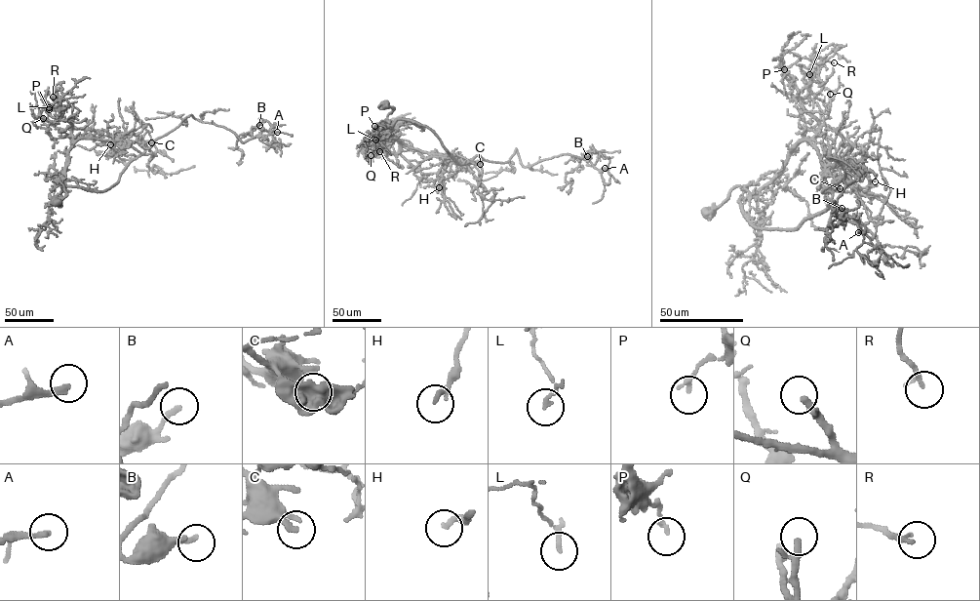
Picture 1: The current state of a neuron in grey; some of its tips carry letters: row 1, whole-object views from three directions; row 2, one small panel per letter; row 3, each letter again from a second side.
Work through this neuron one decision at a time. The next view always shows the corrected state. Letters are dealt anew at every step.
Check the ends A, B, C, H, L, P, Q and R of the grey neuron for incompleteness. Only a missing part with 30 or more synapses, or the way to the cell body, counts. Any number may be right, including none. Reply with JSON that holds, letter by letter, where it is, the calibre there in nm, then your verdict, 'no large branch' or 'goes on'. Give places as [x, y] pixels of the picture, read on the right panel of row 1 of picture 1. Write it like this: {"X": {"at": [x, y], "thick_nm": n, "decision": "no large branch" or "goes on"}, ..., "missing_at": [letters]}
{"A": {"at": [858, 232], "thick_nm": 200, "decision": "goes on"}, "B": {"at": [842, 208], "thick_nm": 200, "decision": "no large branch"}, "C": {"at": [840, 188], "thick_nm": 240, "decision": "no large branch"}, "H": {"at": [875, 181], "thick_nm": 200, "decision": "no large branch"}, "L": {"at": [809, 74], "thick_nm": 150, "decision": "no large branch"}, "P": {"at": [784, 69], "thick_nm": 160, "decision": "no large branch"}, "Q": {"at": [830, 94], "thick_nm": 190, "decision": "goes on"}, "R": {"at": [834, 62], "thick_nm": 180, "decision": "goes on"}, "missing_at": ["A", "Q", "R"]}

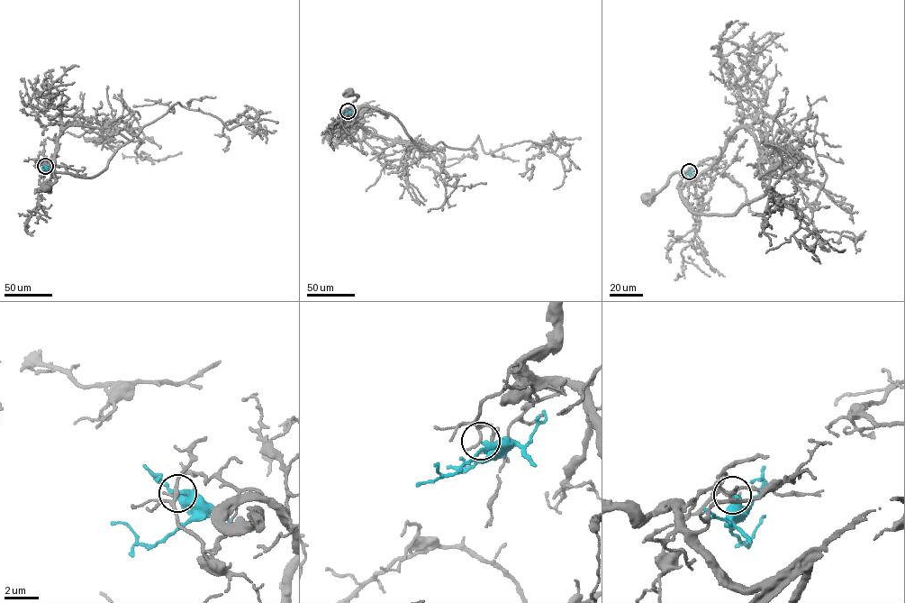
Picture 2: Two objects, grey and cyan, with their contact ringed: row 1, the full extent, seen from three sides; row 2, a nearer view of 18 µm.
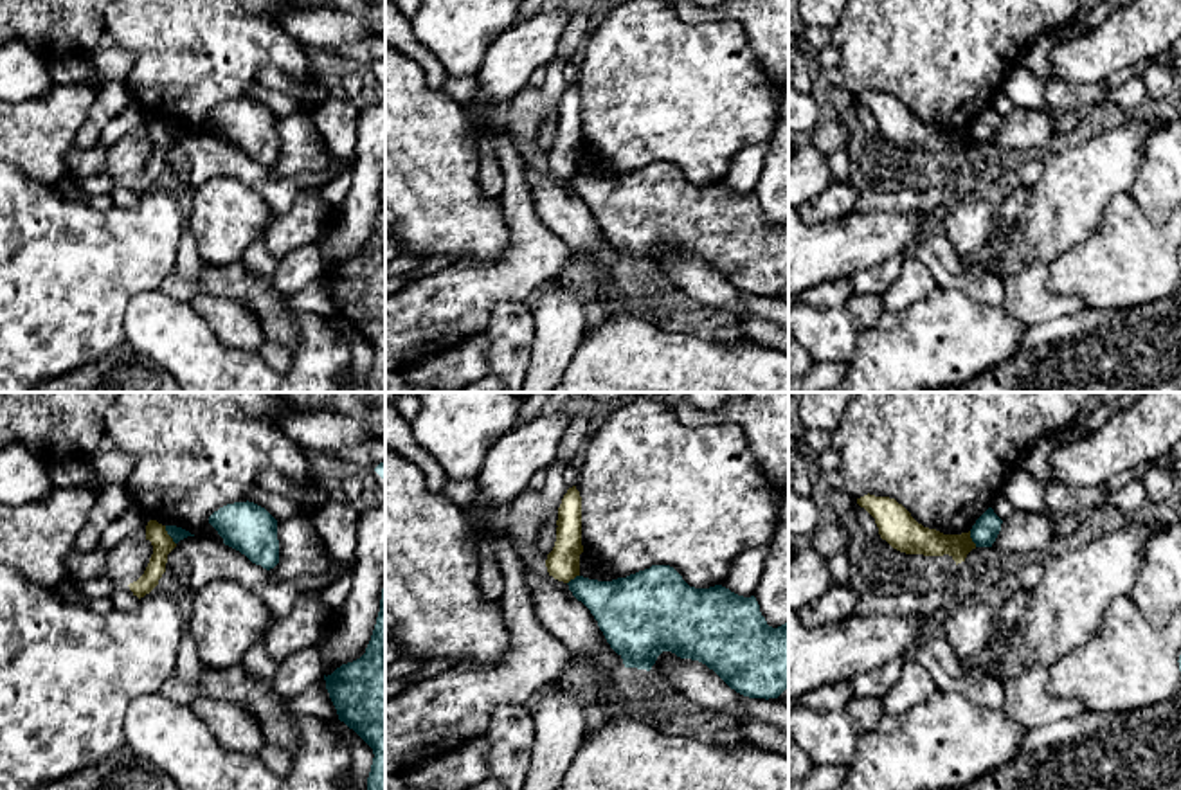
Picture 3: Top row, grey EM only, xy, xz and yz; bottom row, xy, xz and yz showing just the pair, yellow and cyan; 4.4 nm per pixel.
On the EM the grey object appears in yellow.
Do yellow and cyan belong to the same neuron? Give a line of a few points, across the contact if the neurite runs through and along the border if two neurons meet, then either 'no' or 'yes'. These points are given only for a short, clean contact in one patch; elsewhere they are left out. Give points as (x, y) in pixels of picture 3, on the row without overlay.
xy (164, 123), (175, 141) | no

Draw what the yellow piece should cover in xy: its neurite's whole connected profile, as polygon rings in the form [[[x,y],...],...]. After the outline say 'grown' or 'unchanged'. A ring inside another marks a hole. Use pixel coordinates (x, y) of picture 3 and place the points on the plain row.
[[[149,117],[146,122],[146,137],[153,142],[153,151],[144,171],[130,180],[130,187],[139,196],[149,191],[157,182],[162,171],[166,169],[167,151],[176,144],[173,135],[167,131],[166,122],[157,117]]] | unchanged

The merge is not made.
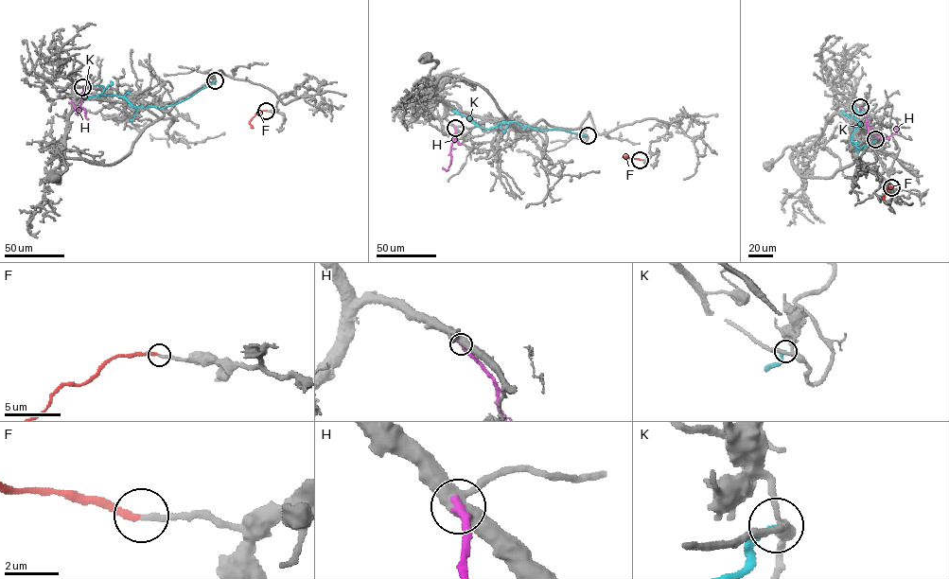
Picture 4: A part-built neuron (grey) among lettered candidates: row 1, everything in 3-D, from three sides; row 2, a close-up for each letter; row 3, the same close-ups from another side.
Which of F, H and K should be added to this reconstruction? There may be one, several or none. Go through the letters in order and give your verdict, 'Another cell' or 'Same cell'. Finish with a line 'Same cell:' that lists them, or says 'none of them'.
F: Same cell
H: Another cell
K: Another cell
Same cell: F

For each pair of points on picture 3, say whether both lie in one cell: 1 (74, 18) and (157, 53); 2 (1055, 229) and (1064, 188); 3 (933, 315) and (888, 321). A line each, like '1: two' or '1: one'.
1: two
2: one
3: two

